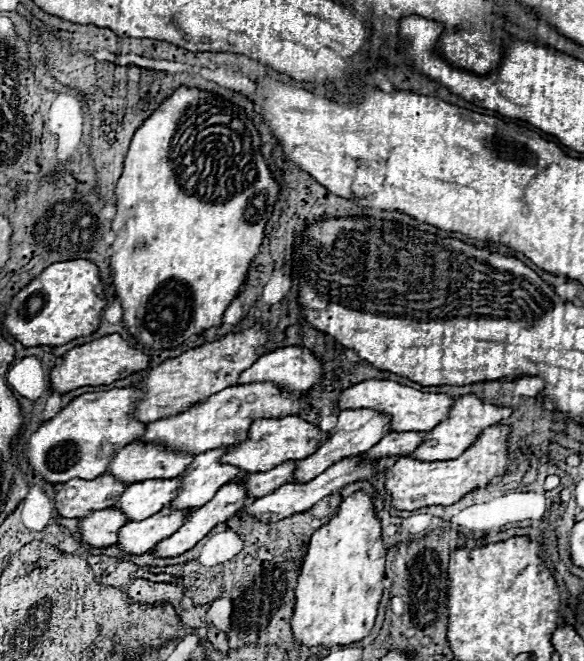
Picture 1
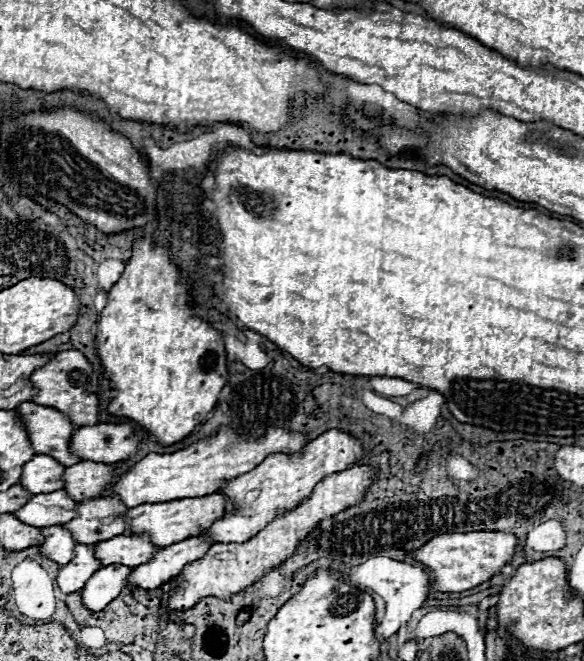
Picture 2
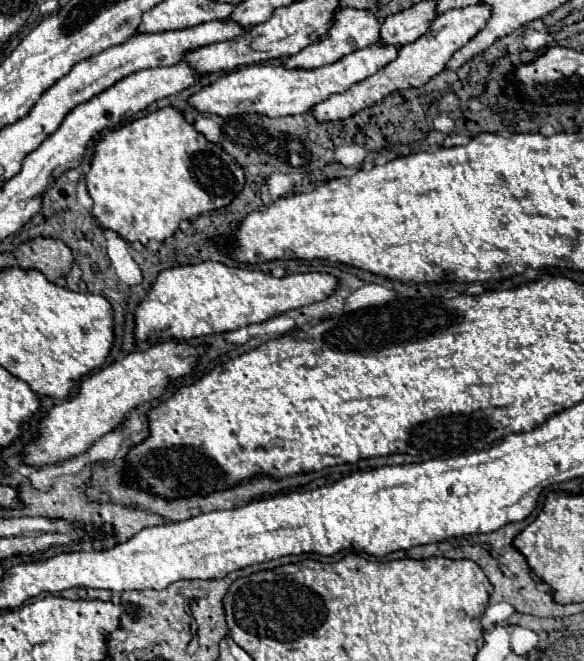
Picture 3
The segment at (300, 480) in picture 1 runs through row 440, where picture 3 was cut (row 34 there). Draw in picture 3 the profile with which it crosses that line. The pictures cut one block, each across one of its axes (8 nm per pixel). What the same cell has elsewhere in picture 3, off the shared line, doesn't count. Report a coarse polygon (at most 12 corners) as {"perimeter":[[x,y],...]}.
{"perimeter":[[352,8],[330,30],[286,58],[286,68],[314,70],[378,42],[380,20]]}

